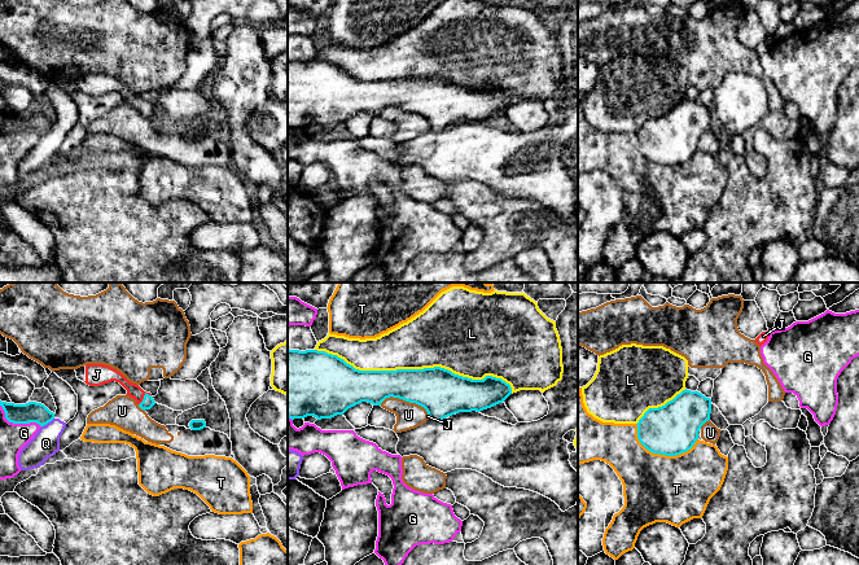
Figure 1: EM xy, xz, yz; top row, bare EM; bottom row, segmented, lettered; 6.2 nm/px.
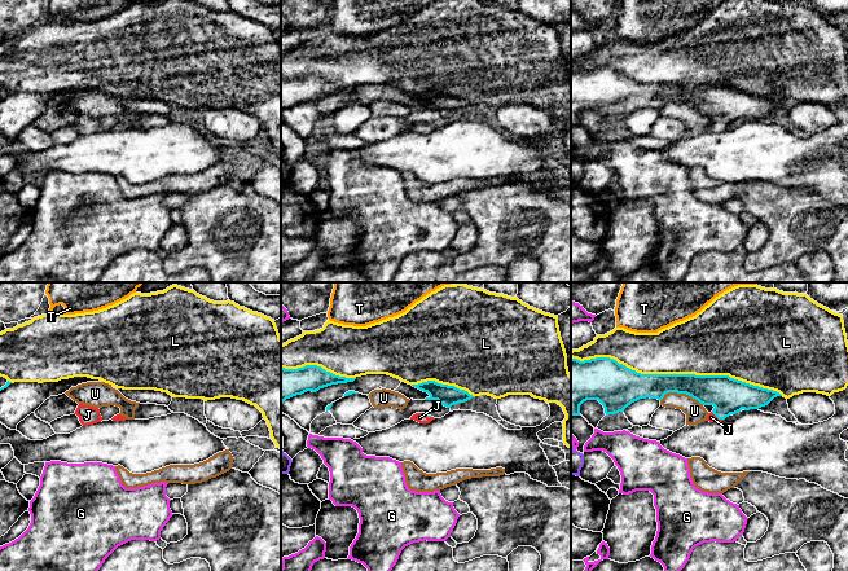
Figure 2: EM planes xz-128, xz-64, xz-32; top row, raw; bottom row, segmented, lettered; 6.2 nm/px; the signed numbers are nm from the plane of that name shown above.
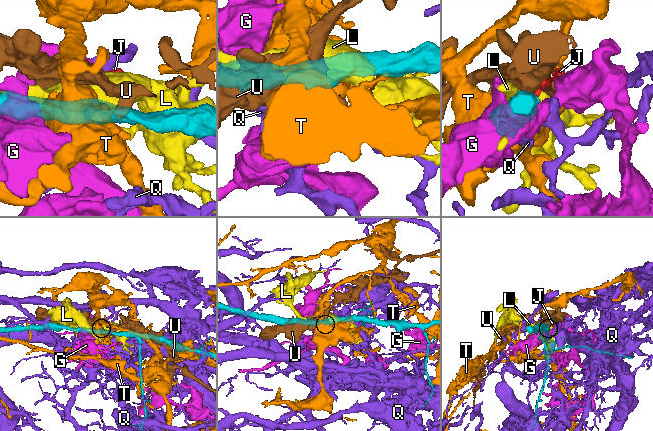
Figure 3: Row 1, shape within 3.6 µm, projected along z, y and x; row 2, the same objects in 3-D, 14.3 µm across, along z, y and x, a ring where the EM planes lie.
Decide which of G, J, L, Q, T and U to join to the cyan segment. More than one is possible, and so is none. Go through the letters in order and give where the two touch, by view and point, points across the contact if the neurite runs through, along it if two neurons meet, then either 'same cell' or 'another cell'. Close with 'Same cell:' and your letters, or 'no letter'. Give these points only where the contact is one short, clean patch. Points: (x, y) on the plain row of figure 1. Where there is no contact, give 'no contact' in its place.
G: xy (17, 132) | another cell
J: xy (144, 106) | across xy (148, 112), (144, 106), (134, 100) | same cell
L: xz (416, 79) | another cell
Q: xy (47, 132) | another cell
T: yz (661, 163) | another cell
U: xz (406, 110) | another cell
Same cell: J

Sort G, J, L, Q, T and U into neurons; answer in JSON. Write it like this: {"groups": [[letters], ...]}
{"groups": [["G"], ["J"], ["L"], ["Q"], ["T"], ["U"]]}

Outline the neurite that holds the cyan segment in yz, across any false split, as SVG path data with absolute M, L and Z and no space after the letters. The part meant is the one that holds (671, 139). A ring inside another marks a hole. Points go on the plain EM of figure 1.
M685 98L665 115L644 123L636 133L639 152L653 163L680 165L693 157L710 123L711 109Z

